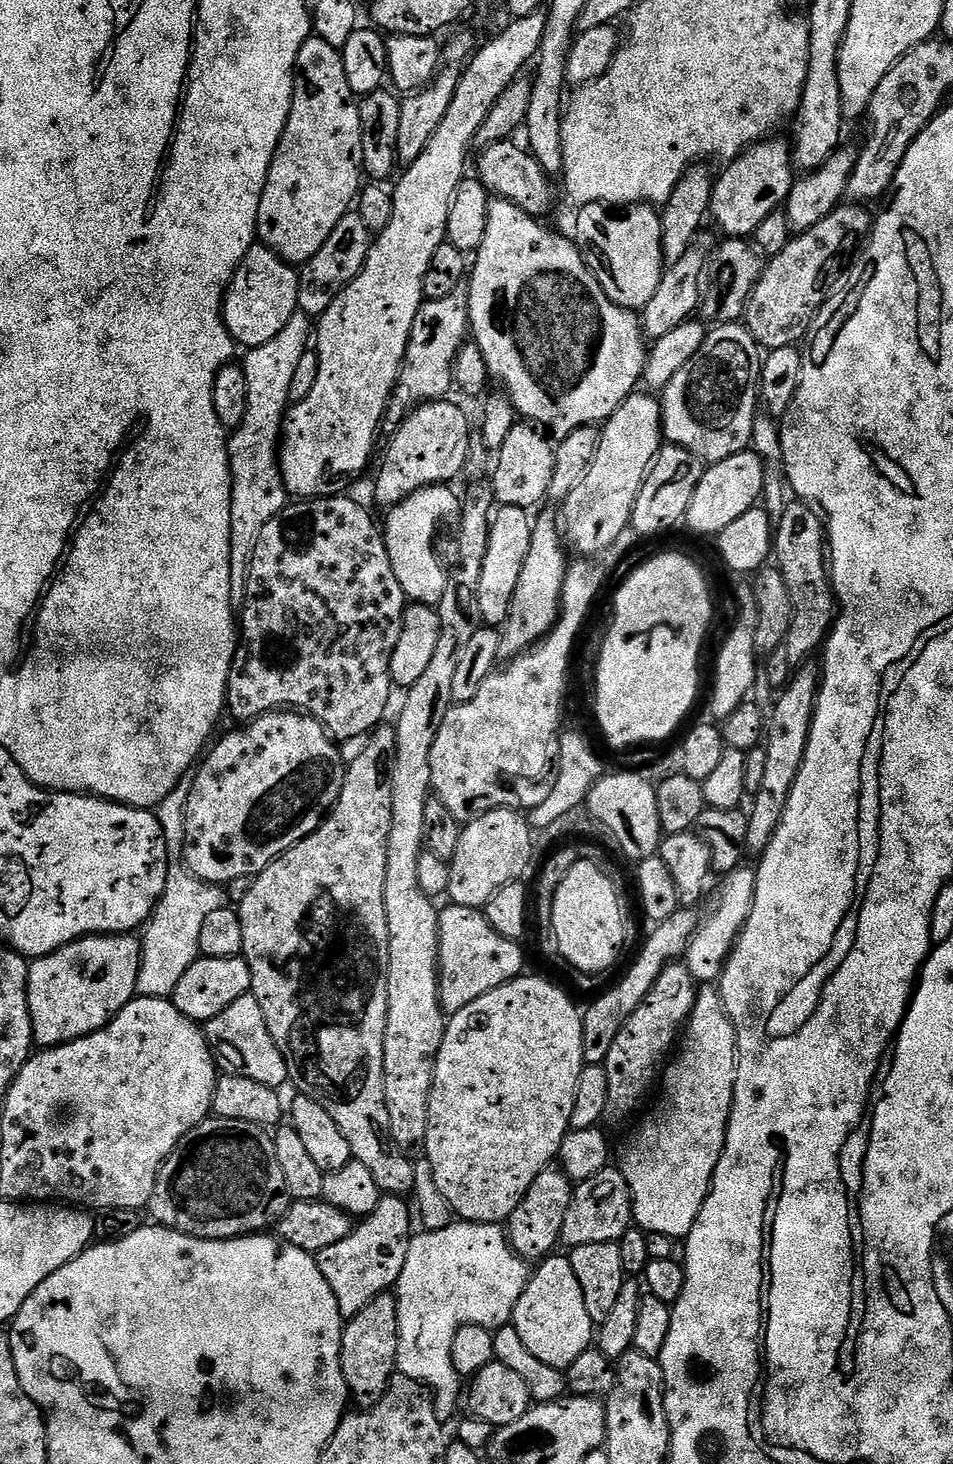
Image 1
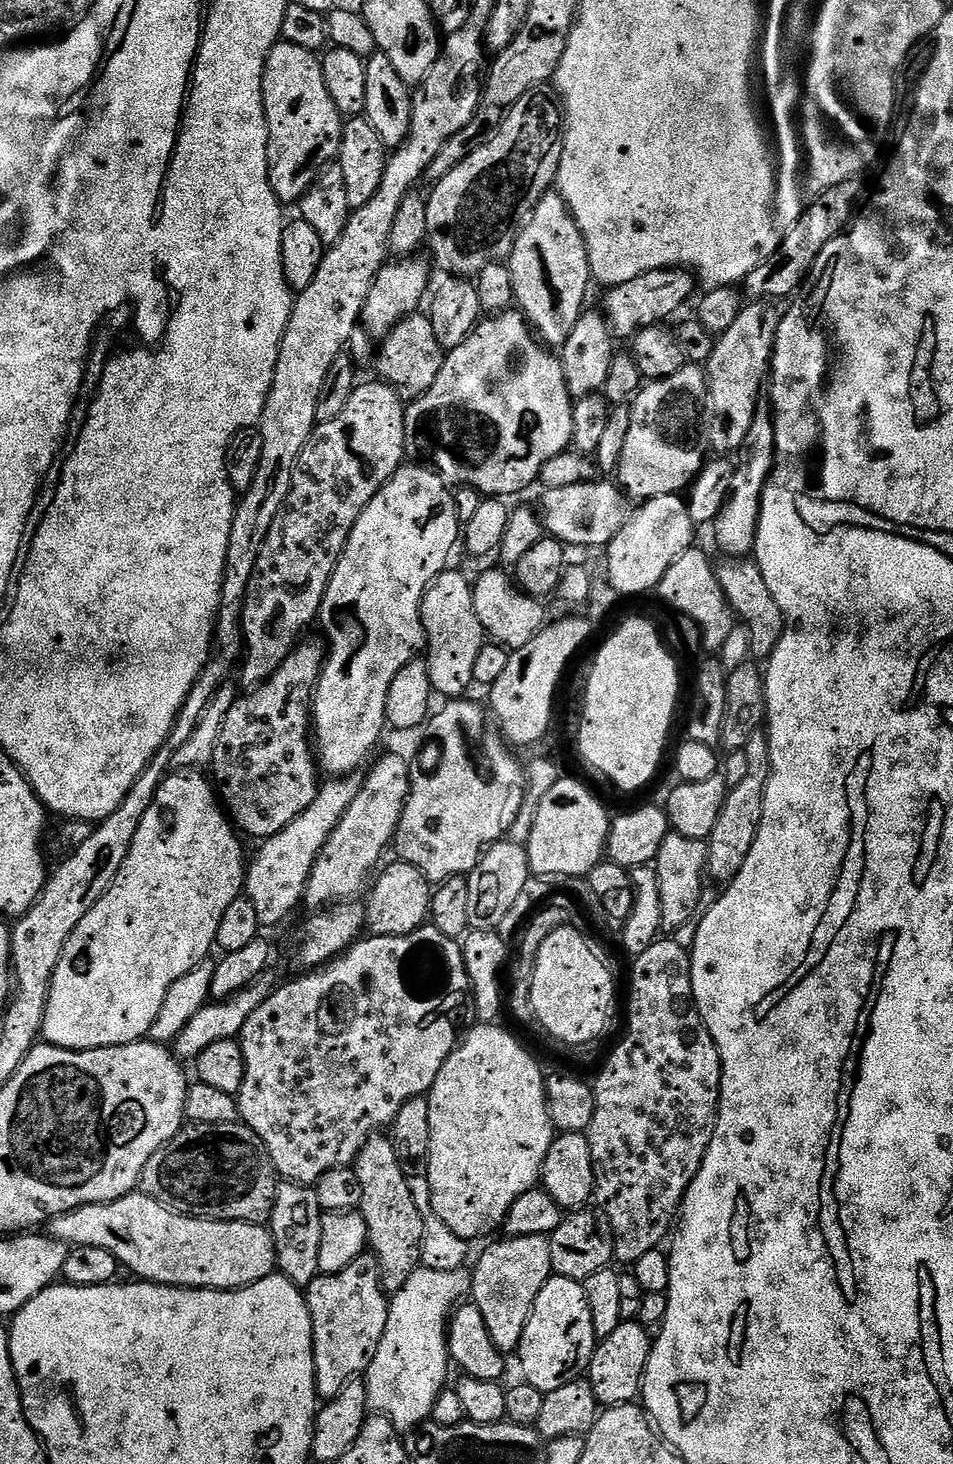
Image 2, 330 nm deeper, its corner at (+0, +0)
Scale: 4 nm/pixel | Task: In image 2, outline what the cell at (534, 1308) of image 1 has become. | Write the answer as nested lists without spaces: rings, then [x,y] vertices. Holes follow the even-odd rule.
[[[554,1274],[542,1286],[520,1339],[518,1357],[523,1379],[545,1394],[581,1379],[587,1373],[597,1343],[583,1283]]]

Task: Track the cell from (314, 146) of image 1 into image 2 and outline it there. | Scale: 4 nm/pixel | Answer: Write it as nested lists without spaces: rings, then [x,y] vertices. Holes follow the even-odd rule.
[[[277,42],[264,67],[264,113],[268,123],[268,177],[281,205],[295,205],[320,173],[340,155],[345,121],[326,90],[321,57],[302,46]]]

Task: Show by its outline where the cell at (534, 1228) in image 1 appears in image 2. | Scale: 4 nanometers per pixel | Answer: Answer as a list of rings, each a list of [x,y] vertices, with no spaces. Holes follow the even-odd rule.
[[[509,1235],[507,1239],[490,1245],[481,1254],[476,1269],[471,1269],[470,1300],[478,1306],[478,1310],[482,1310],[482,1318],[486,1318],[486,1330],[490,1330],[494,1346],[498,1346],[505,1354],[511,1354],[519,1349],[520,1339],[532,1313],[534,1302],[542,1286],[546,1286],[546,1282],[554,1273],[547,1235]]]

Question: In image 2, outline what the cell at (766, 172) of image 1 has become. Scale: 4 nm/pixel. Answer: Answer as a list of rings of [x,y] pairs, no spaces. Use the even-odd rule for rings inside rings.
[[[663,268],[650,270],[630,282],[609,287],[604,296],[603,315],[617,337],[635,337],[641,328],[654,328],[668,322],[668,319],[688,300],[688,295],[698,288],[698,281],[689,269]]]

